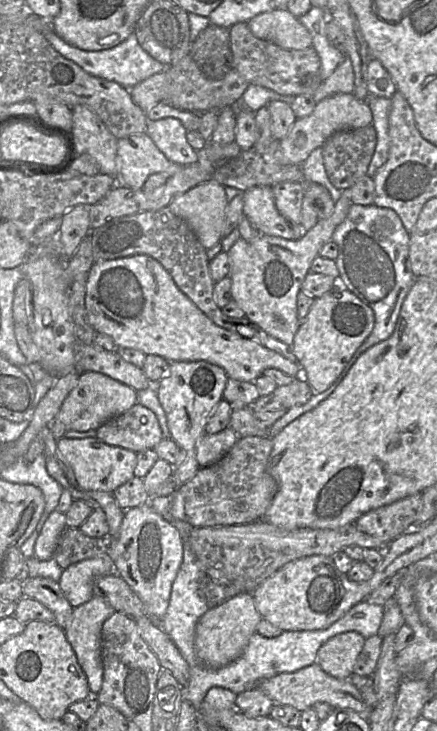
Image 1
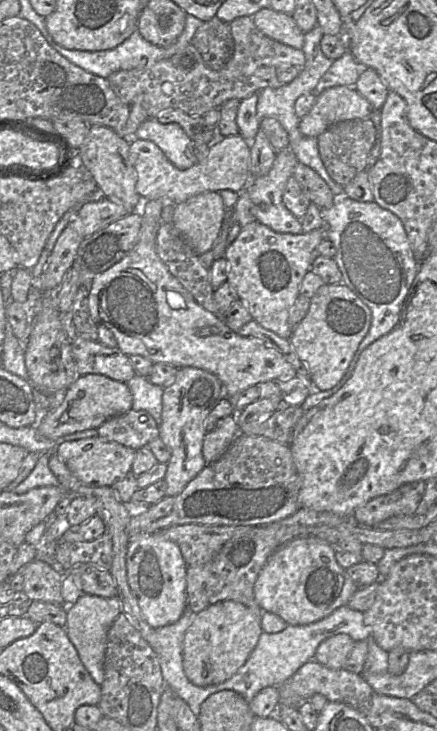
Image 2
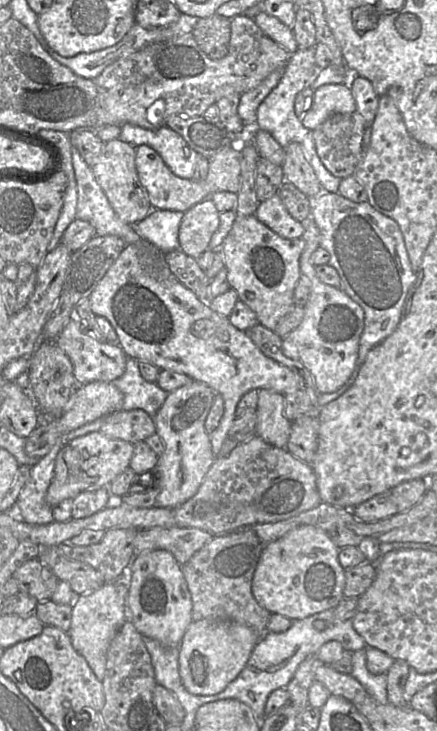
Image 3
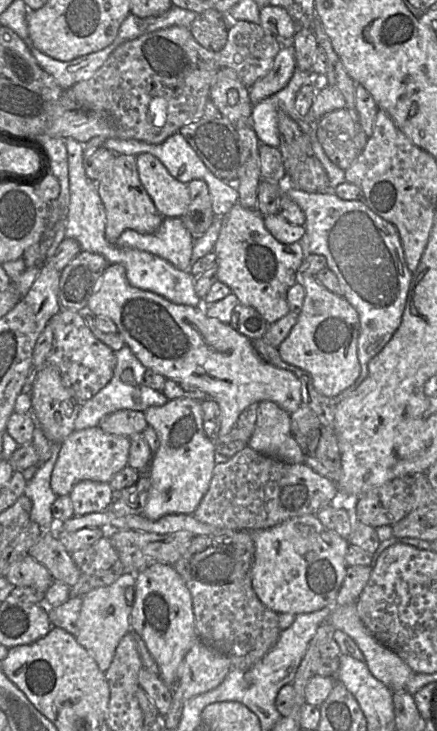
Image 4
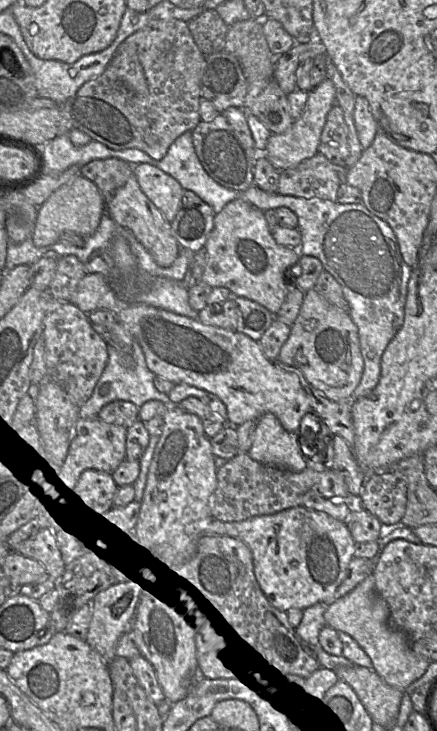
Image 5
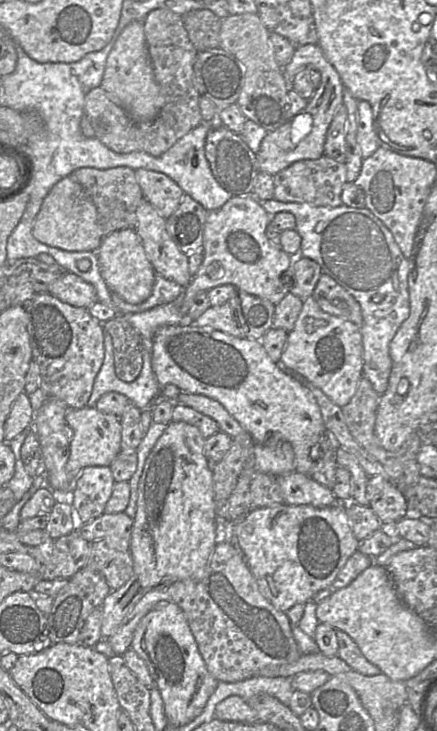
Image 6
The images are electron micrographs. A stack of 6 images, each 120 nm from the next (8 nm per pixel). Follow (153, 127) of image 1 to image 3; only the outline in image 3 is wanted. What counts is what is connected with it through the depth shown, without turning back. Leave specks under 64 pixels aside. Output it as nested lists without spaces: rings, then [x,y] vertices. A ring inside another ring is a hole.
[[[126,123],[121,126],[119,139],[134,147],[150,146],[161,156],[173,174],[183,179],[193,178],[199,153],[168,126],[149,130]]]

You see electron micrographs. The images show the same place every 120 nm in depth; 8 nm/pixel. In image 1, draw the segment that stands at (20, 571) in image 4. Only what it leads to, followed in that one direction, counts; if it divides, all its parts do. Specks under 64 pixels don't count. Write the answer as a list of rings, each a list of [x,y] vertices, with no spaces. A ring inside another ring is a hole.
[[[44,577],[22,578],[23,597],[35,599],[55,615],[55,623],[65,629],[70,622],[74,607],[64,596],[59,582]]]

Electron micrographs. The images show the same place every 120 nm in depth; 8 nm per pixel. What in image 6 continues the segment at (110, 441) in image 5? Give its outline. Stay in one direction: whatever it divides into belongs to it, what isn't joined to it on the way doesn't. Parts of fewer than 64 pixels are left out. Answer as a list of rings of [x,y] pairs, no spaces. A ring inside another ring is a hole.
[[[84,406],[69,409],[65,416],[66,423],[73,430],[70,440],[70,453],[66,464],[66,472],[73,483],[81,470],[86,466],[110,466],[121,451],[120,417],[101,412],[95,406]]]

